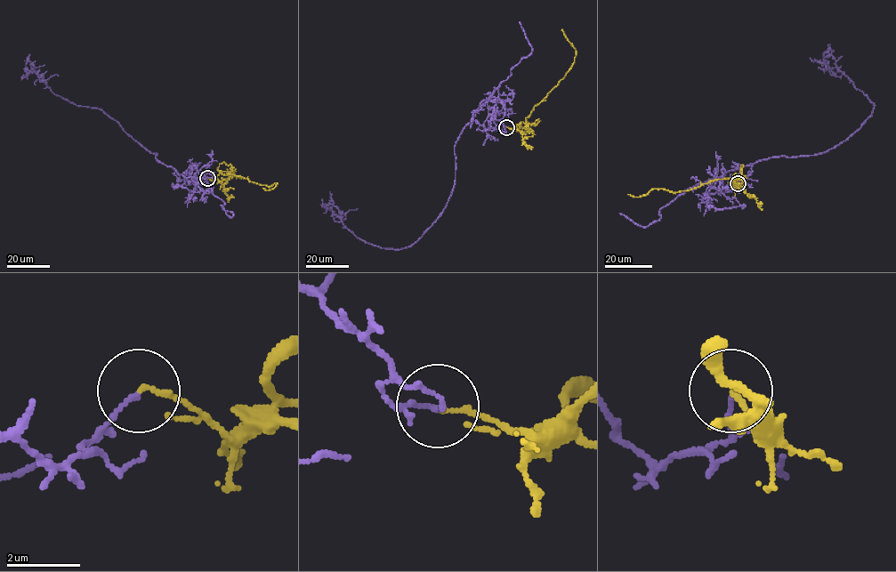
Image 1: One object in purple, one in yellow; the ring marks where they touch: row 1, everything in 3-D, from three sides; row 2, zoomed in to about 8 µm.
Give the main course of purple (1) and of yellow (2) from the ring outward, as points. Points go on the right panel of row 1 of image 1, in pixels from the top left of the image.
1: (738, 183), (706, 182), (770, 157), (824, 152), (871, 114), (875, 105), (827, 52), (832, 75), (829, 68)
2: (738, 183), (739, 186), (733, 186), (731, 178), (715, 179), (674, 193), (651, 189), (639, 197), (627, 194)

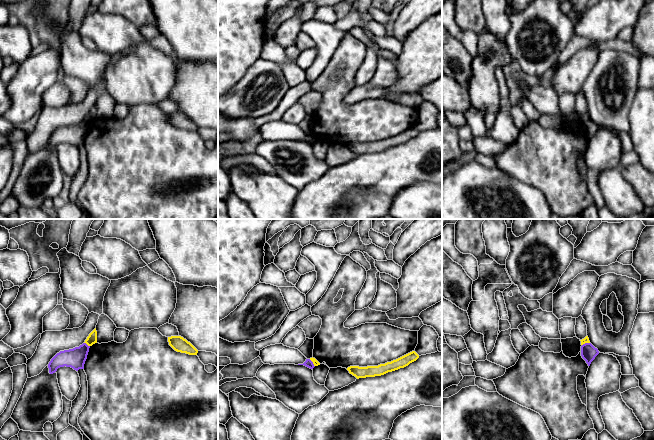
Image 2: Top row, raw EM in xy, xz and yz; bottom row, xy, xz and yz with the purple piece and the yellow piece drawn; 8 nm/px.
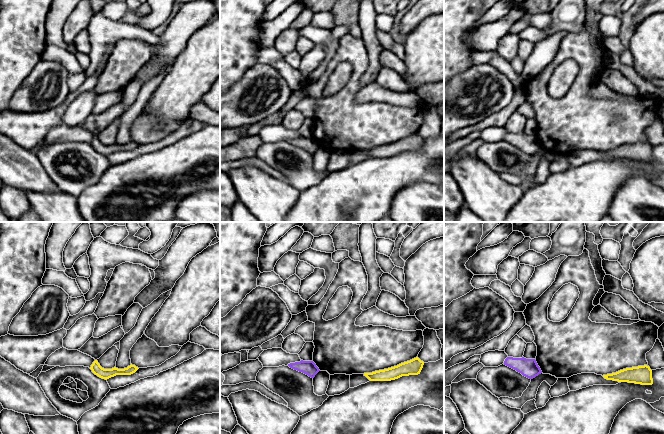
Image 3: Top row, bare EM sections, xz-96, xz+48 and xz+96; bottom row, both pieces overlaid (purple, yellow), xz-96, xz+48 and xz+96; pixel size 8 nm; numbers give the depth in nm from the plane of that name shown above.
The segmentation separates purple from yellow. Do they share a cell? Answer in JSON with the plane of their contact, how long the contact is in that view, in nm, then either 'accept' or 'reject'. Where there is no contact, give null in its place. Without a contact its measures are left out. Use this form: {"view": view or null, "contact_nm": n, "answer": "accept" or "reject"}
{"view": "xy", "contact_nm": 60, "answer": "reject"}

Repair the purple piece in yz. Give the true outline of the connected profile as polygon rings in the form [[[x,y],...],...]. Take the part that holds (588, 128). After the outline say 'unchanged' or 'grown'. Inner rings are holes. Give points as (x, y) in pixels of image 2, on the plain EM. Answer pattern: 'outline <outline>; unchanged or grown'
outline [[[585,119],[581,122],[581,132],[586,137],[588,142],[590,142],[591,138],[598,130],[598,125],[595,124],[591,119]]]; unchanged

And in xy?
outline [[[83,119],[79,123],[73,125],[60,127],[57,129],[49,138],[48,144],[49,149],[53,150],[60,143],[71,143],[78,147],[79,145],[84,145],[84,140],[87,135],[90,122]]]; unchanged

